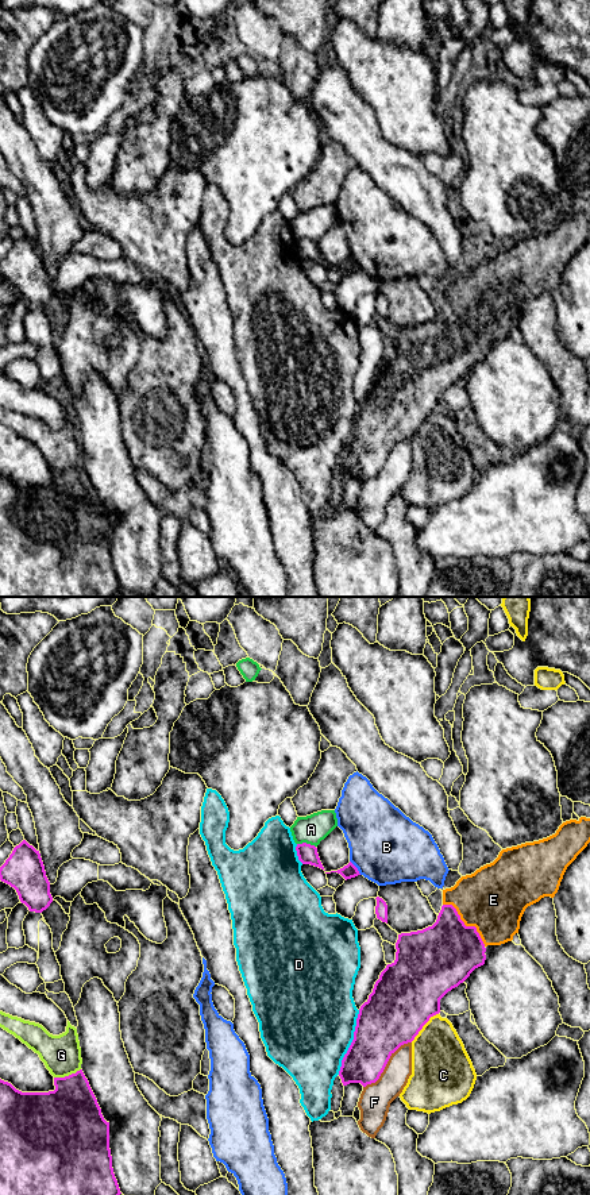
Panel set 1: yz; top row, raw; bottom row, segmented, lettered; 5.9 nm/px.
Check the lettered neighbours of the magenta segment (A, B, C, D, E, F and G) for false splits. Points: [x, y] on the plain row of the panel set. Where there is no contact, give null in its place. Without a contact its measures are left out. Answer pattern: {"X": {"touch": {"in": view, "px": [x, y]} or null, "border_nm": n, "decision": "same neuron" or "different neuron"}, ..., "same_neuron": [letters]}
{"A": {"touch": {"in": "yz", "px": [305, 238]}, "border_nm": 110, "decision": "different neuron"}, "B": {"touch": {"in": "yz", "px": [355, 262]}, "border_nm": 110, "decision": "different neuron"}, "C": {"touch": {"in": "yz", "px": [423, 420]}, "border_nm": 240, "decision": "different neuron"}, "D": {"touch": {"in": "yz", "px": [351, 438]}, "border_nm": 400, "decision": "different neuron"}, "E": {"touch": {"in": "yz", "px": [465, 320]}, "border_nm": 360, "decision": "same neuron"}, "F": {"touch": {"in": "yz", "px": [386, 458]}, "border_nm": 400, "decision": "different neuron"}, "G": {"touch": {"in": "yz", "px": [66, 471]}, "border_nm": 170, "decision": "different neuron"}, "same_neuron": ["E"]}

